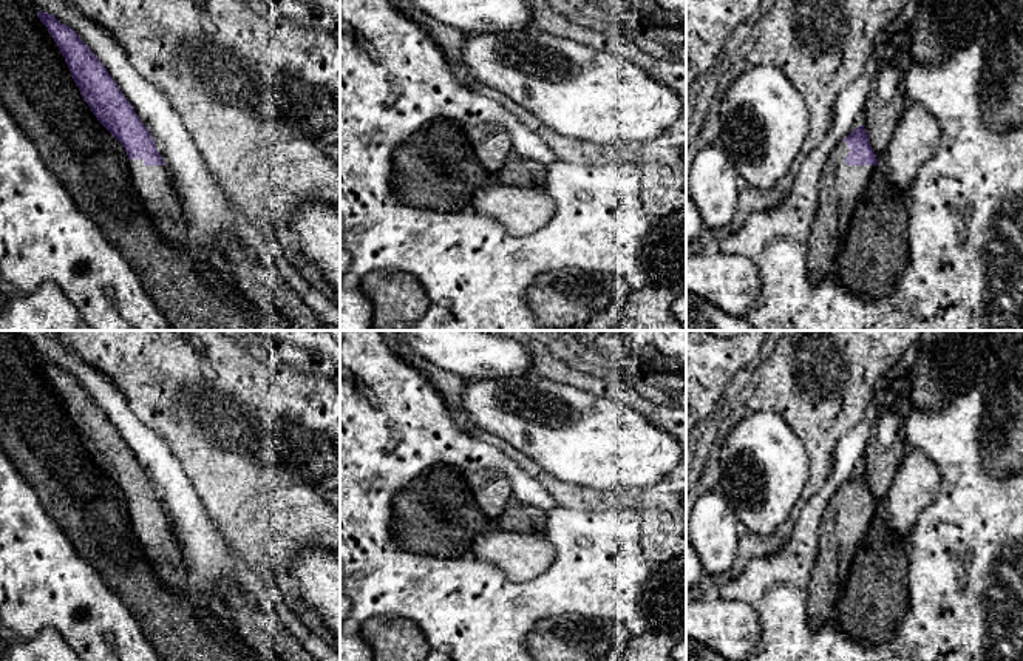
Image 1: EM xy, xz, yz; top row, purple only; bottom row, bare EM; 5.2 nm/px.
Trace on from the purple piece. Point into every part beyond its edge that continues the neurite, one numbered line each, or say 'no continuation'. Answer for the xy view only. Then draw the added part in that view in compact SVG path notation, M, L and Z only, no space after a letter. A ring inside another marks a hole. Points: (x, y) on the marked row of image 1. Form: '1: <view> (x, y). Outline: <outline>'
1: xy (153, 184). Outline: M142 159L128 162L133 187L156 232L172 244L189 244L187 216L167 165L145 165Z

